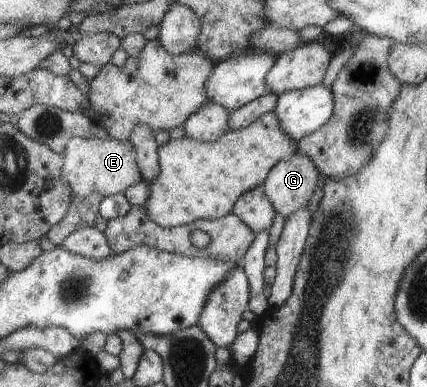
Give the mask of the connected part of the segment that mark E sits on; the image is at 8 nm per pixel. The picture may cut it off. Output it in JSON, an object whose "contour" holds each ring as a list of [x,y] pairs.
{"contour":[[[74,137],[63,150],[64,164],[61,175],[68,181],[74,196],[84,198],[98,191],[104,197],[123,193],[131,184],[143,179],[137,163],[137,148],[128,141],[112,137],[80,138]]]}

